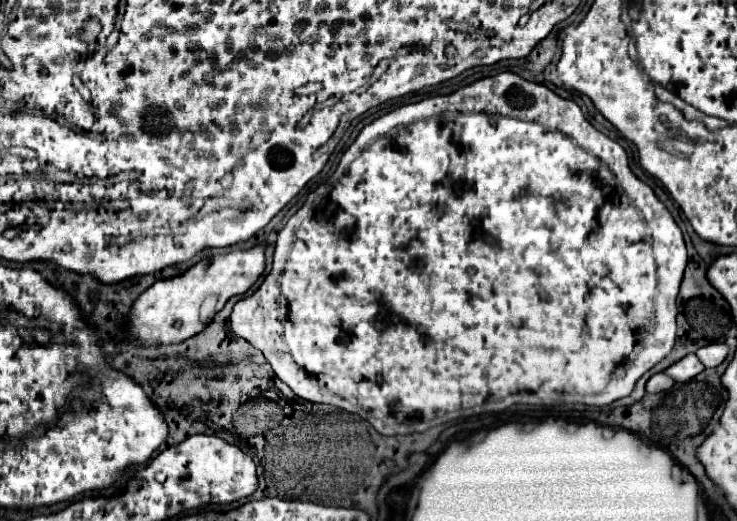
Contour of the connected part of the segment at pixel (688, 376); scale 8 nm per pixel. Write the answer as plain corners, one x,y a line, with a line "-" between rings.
688,354
688,356
684,356
680,362
672,364
672,366
666,370
666,374
670,374
670,376
672,376
674,380
678,380
678,382
688,382
688,380
692,380
694,376
698,376
702,370
704,370
704,364
698,360
698,356
696,356
696,354

